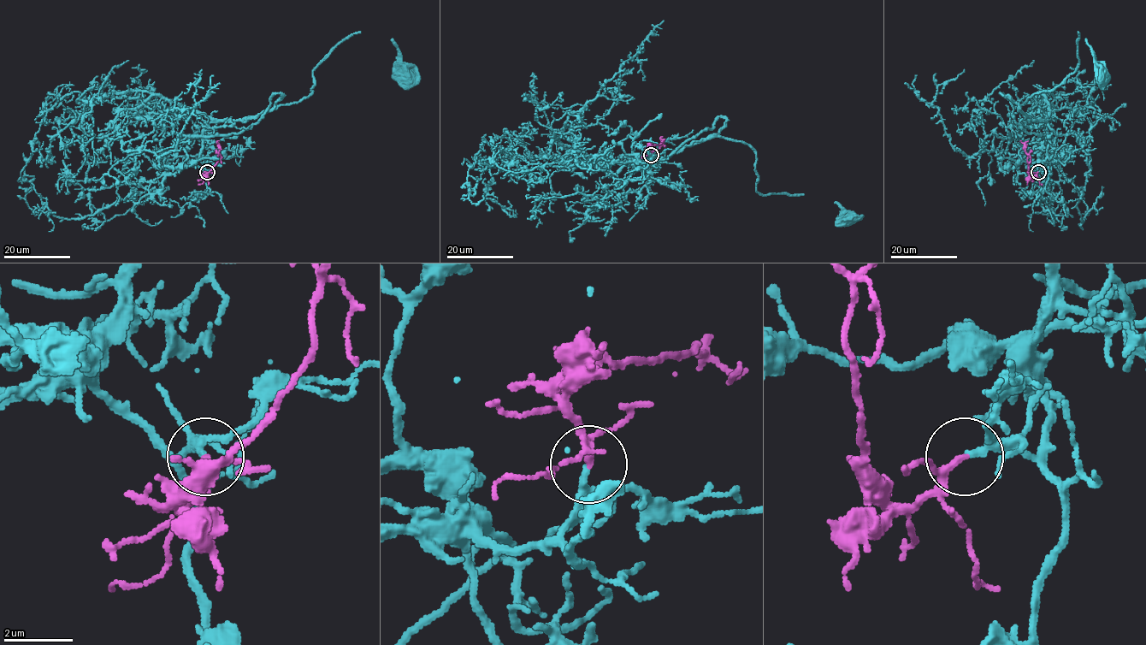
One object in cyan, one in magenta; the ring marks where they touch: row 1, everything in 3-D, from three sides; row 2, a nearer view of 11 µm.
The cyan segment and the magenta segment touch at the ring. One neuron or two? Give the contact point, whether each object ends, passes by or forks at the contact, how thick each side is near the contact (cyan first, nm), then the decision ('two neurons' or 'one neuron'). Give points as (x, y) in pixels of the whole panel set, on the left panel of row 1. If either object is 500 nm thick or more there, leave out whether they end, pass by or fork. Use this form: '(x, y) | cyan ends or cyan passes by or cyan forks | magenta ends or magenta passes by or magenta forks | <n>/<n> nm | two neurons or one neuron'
(207, 172) | cyan passes by | magenta passes by | 170/150 nm | one neuron

